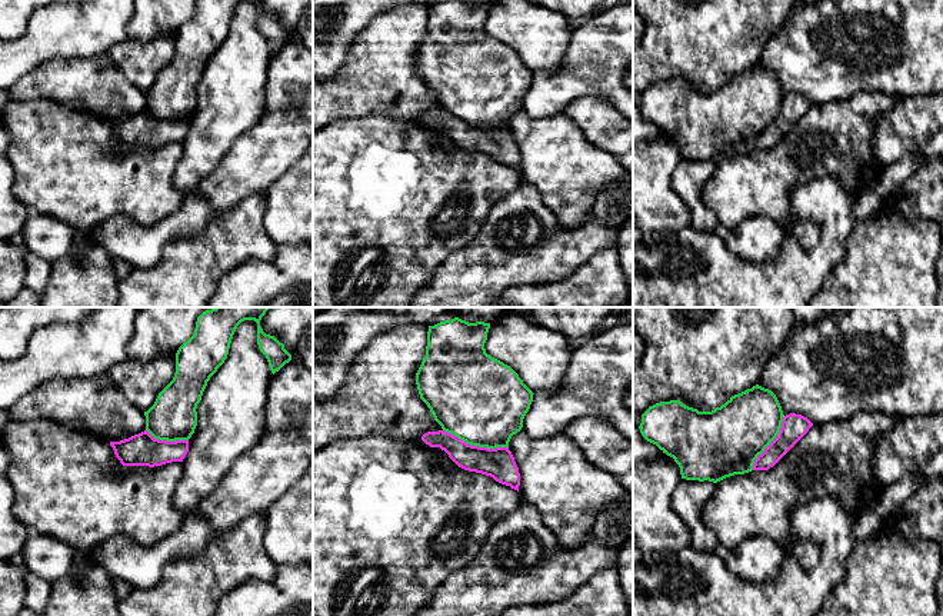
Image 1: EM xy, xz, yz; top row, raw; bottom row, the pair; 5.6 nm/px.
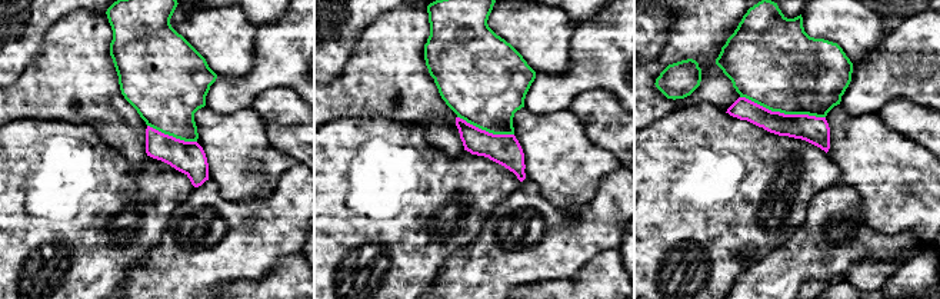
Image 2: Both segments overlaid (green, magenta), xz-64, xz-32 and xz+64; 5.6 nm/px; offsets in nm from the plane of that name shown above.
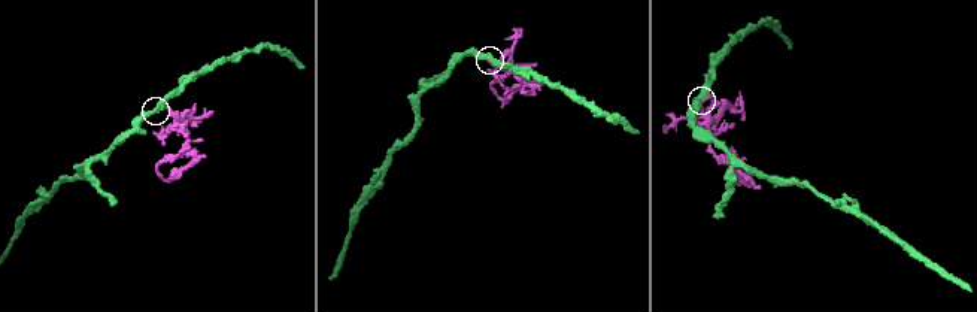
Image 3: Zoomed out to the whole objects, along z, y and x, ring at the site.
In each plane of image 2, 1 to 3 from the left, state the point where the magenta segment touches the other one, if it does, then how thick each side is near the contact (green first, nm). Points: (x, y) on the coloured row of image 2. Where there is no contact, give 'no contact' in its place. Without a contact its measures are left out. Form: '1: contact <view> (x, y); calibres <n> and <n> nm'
1: contact xz-64 (172, 135); calibres 400 and 190 nm
2: contact xz-32 (486, 130); calibres 440 and 180 nm
3: contact xz+64 (783, 112); calibres 480 and 150 nm

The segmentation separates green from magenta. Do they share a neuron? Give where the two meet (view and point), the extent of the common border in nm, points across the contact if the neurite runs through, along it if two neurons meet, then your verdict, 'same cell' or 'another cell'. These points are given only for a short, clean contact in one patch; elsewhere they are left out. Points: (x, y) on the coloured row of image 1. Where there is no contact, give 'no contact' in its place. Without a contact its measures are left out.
xz (476, 445) | 380 nm | another cell

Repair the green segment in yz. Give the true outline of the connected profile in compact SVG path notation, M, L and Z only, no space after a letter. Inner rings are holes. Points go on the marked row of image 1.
M759 384L732 396L712 412L699 412L680 400L660 402L642 414L642 436L673 457L682 479L717 483L753 470L754 460L777 437L783 410L776 394Z

